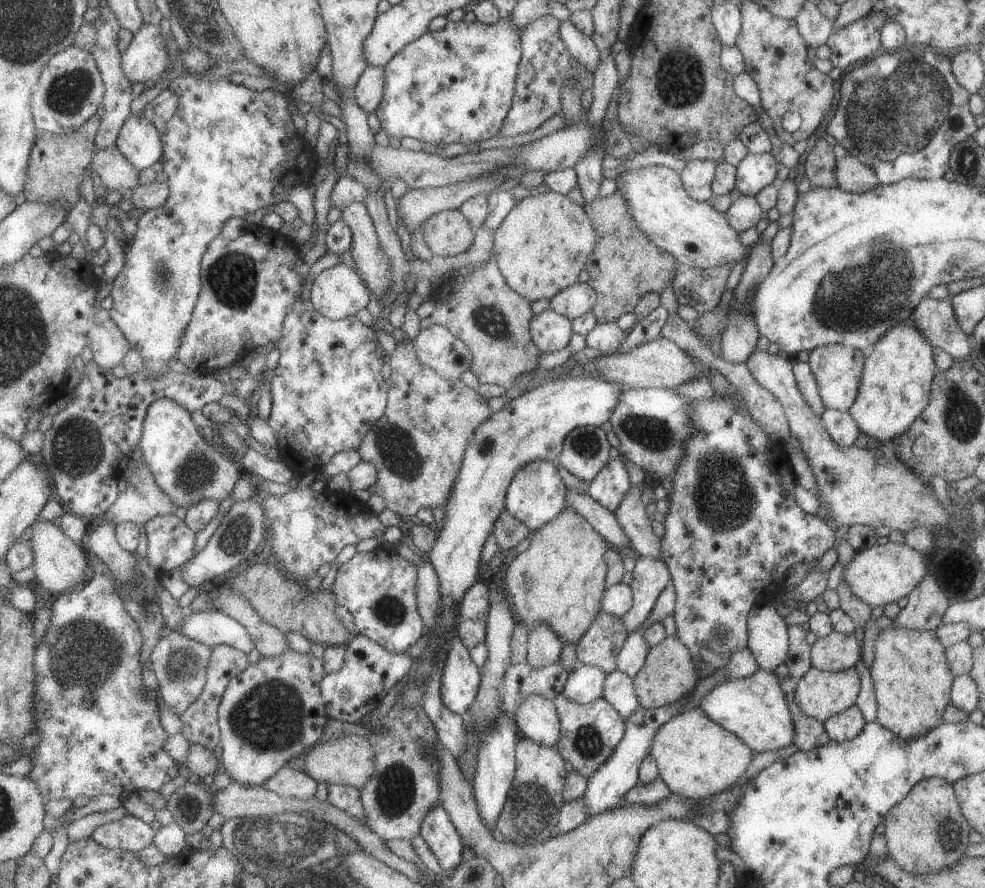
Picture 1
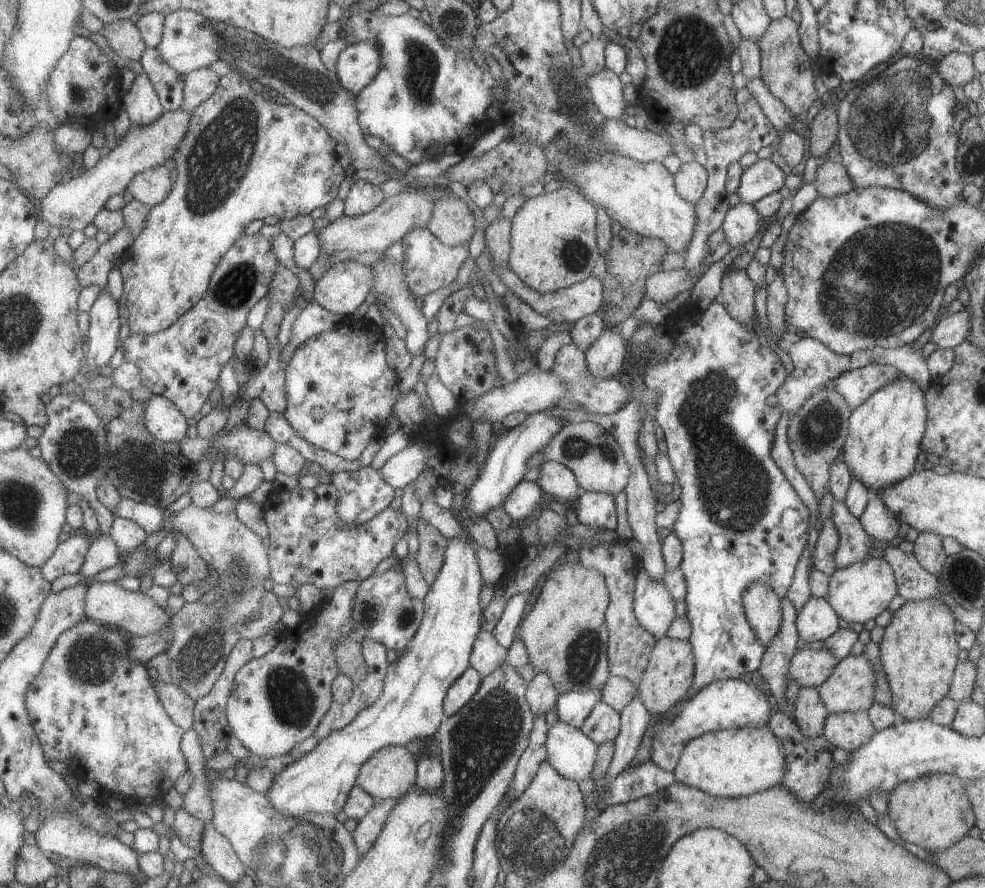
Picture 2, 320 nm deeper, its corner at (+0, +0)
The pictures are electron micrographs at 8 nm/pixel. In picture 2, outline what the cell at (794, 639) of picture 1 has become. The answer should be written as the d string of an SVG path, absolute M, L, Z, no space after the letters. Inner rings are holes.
M813 687L798 689L794 706L791 717L797 723L803 736L812 739L822 735L823 725L829 712L822 703L818 690Z

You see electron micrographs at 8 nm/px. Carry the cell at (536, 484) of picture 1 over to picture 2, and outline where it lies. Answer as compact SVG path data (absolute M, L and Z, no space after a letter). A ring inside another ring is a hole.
M519 481L506 494L505 500L500 504L501 508L513 521L525 518L537 508L547 503L547 496L539 488L535 481Z

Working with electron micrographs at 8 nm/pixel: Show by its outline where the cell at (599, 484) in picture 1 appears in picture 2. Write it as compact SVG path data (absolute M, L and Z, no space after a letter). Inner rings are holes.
M584 492L579 496L575 507L579 524L613 533L617 524L613 496L602 492Z

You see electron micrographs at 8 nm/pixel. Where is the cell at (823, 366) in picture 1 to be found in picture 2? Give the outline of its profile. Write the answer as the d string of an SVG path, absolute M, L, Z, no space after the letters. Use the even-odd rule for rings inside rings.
M871 363L841 373L835 381L835 388L853 410L865 402L865 399L868 399L876 390L893 382L899 376L900 372L894 366Z

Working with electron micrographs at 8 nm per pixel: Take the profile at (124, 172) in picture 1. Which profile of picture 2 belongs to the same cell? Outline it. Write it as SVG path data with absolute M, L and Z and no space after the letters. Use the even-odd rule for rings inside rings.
M159 165L137 173L132 184L128 186L128 192L135 199L154 207L165 202L174 184L175 182L171 180L171 169Z

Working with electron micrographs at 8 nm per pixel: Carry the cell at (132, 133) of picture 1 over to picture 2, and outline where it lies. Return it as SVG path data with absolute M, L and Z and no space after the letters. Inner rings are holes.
M145 72L138 75L132 89L123 95L123 110L127 112L132 125L153 124L166 111L154 81Z

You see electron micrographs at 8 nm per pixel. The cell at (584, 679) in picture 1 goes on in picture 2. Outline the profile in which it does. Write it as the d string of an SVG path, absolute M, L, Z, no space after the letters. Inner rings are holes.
M571 691L558 697L555 703L555 712L558 720L580 729L585 718L597 701L601 700L599 691Z

